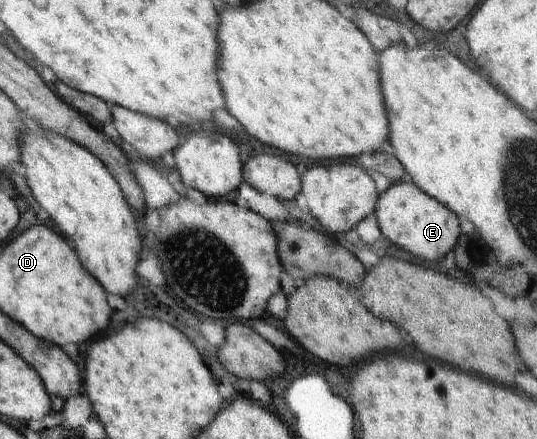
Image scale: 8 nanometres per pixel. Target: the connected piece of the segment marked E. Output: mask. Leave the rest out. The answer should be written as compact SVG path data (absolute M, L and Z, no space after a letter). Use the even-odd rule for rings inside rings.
M413 181L393 182L378 196L374 213L378 217L381 233L398 247L426 261L442 259L456 245L456 241L460 241L458 217L448 207L436 201L435 197L424 193Z

